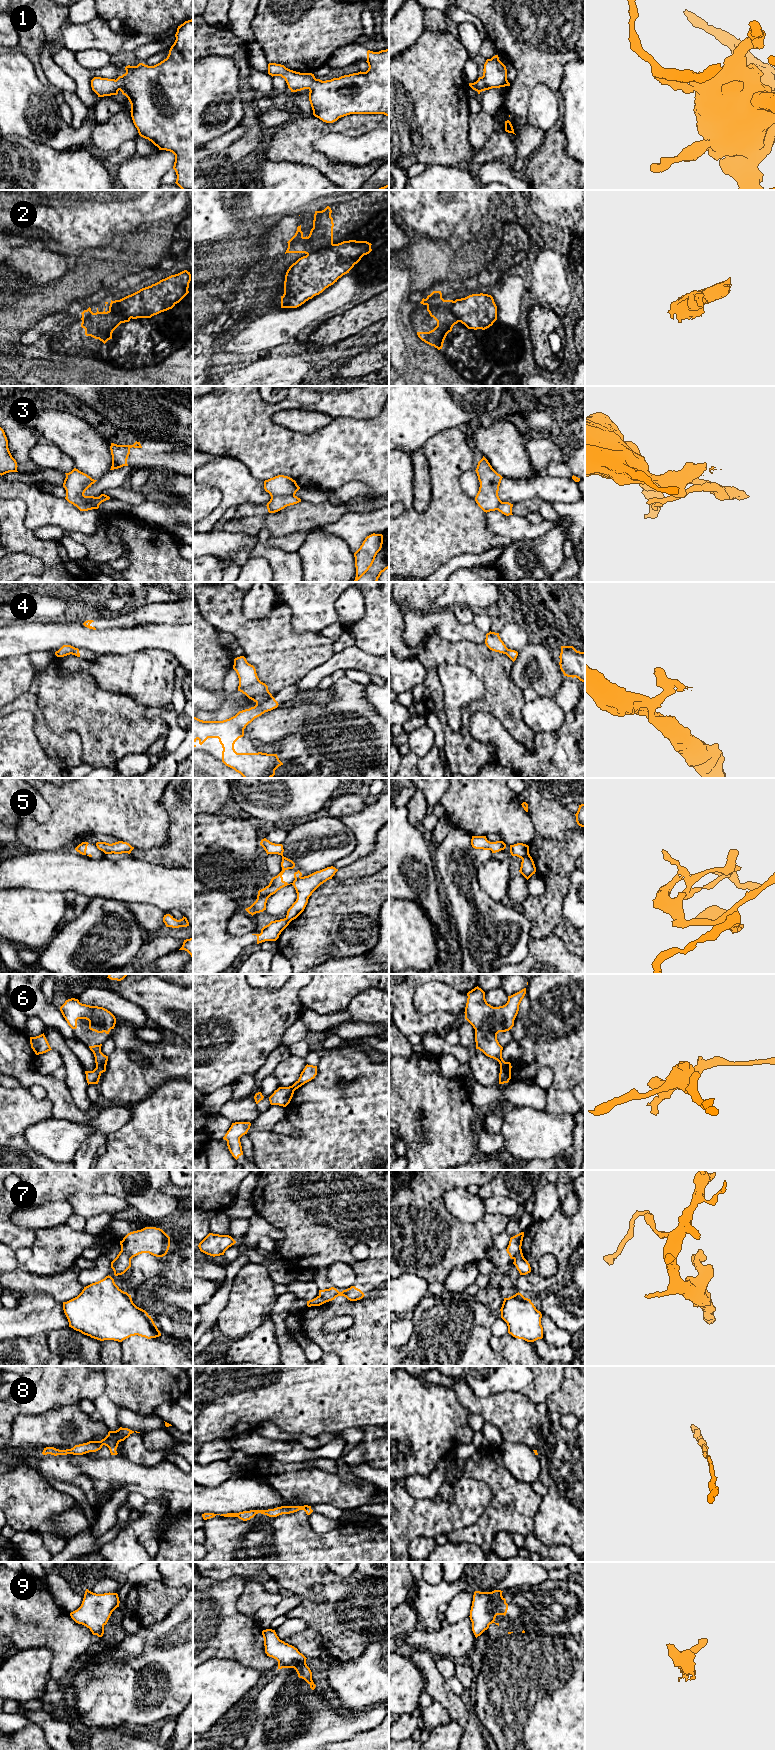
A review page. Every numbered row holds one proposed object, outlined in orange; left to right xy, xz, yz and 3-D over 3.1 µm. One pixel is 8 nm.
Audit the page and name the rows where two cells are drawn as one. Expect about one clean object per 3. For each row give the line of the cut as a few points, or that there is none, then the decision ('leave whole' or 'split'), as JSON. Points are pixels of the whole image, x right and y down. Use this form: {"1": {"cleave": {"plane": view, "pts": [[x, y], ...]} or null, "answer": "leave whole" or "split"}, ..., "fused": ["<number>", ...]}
{"1": {"cleave": null, "answer": "leave whole"}, "2": {"cleave": {"plane": "xz", "pts": [[334, 244], [307, 255]]}, "answer": "split"}, "3": {"cleave": {"plane": "xz", "pts": [[294, 494], [274, 495], [271, 497]]}, "answer": "split"}, "4": {"cleave": {"plane": "xz", "pts": [[272, 696], [256, 703]]}, "answer": "split"}, "5": {"cleave": {"plane": "xz", "pts": [[282, 869], [284, 870]]}, "answer": "split"}, "6": {"cleave": {"plane": "yz", "pts": [[505, 1062], [500, 1068]]}, "answer": "split"}, "7": {"cleave": {"plane": "xy", "pts": [[121, 1249], [131, 1258]]}, "answer": "split"}, "8": {"cleave": null, "answer": "leave whole"}, "9": {"cleave": null, "answer": "leave whole"}, "fused": ["2", "3", "4", "5", "6", "7"]}

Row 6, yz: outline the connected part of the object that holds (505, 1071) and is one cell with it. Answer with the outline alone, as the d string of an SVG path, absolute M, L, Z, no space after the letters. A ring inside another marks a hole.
M505 1062L505 1064L500 1068L499 1073L499 1084L508 1083L511 1079L511 1063Z

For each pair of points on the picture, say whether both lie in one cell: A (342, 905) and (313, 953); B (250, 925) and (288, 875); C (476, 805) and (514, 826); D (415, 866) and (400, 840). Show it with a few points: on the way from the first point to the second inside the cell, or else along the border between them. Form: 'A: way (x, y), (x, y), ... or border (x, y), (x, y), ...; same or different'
A: way (338, 917), (314, 941); same
B: border (244, 909), (252, 916); different
C: way (485, 805), (498, 811), (505, 817); same
D: way (409, 860), (400, 851), (400, 846); same

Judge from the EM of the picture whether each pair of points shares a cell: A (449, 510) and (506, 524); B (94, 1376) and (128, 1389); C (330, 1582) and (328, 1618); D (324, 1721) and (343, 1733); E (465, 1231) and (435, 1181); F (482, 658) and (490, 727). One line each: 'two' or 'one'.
A: two
B: two
C: one
D: one
E: one
F: two

